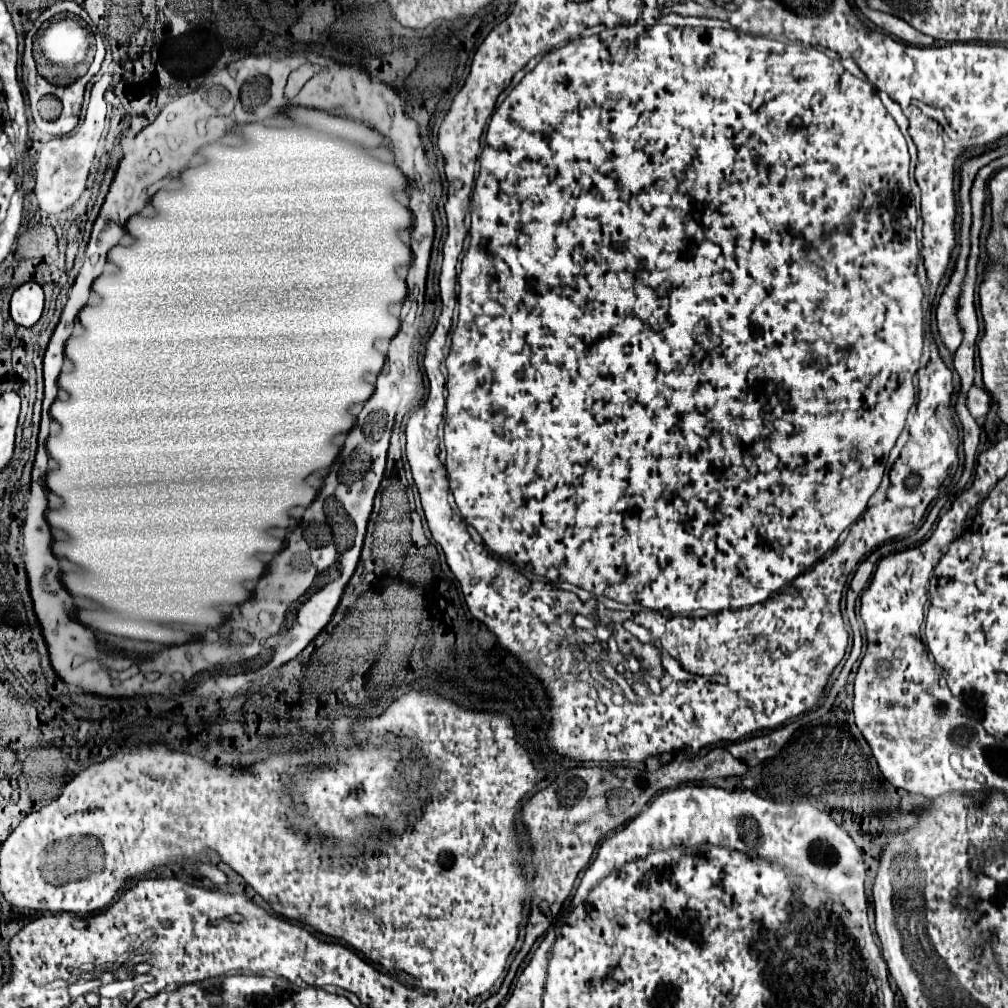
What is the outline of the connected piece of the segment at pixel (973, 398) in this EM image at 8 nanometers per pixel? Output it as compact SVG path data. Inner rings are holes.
M971 387L967 393L967 409L973 413L973 417L983 417L991 407L991 397L985 393L985 389Z

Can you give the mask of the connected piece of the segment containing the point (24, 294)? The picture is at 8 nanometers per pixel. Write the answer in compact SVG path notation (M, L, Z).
M23 283L11 297L11 319L21 327L33 327L43 313L43 289L39 283Z

